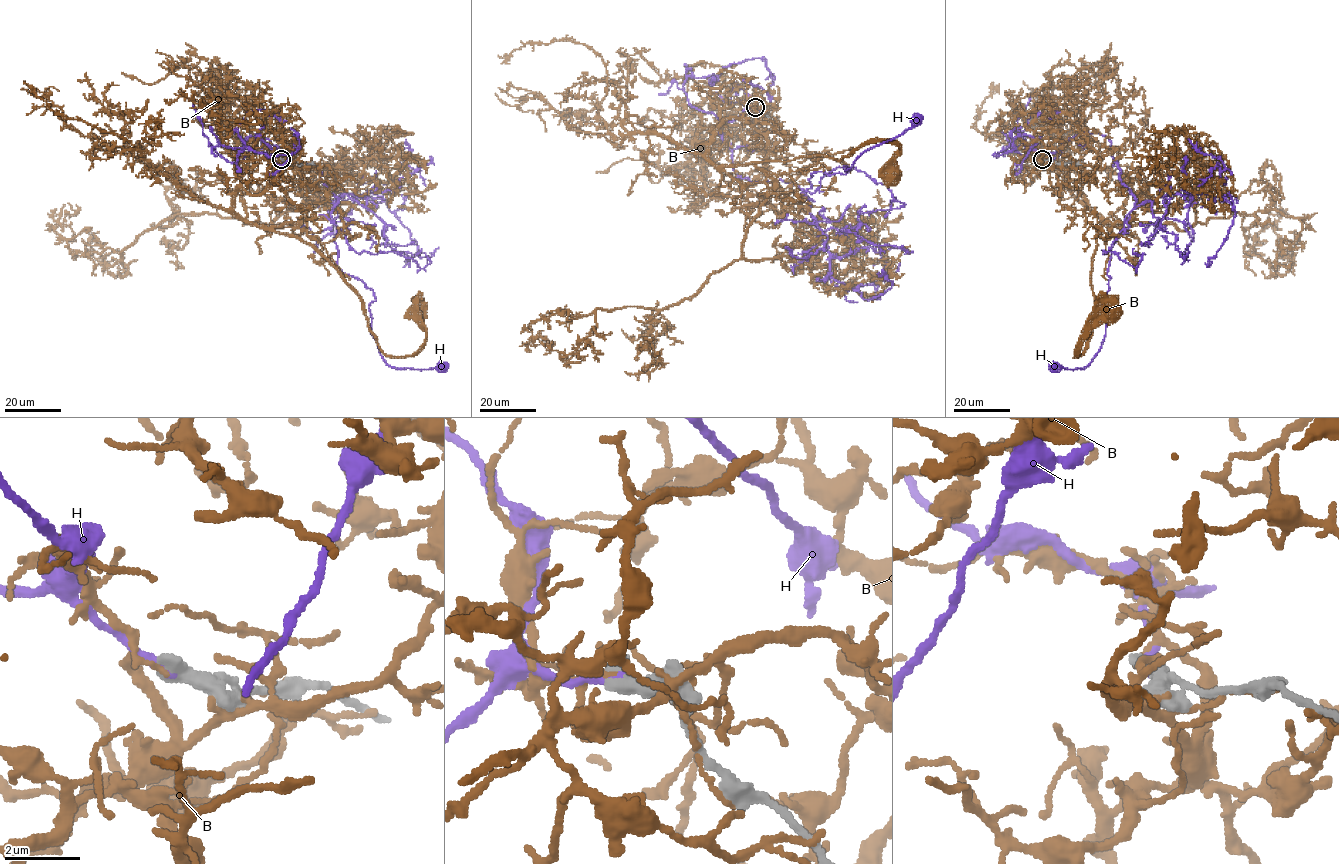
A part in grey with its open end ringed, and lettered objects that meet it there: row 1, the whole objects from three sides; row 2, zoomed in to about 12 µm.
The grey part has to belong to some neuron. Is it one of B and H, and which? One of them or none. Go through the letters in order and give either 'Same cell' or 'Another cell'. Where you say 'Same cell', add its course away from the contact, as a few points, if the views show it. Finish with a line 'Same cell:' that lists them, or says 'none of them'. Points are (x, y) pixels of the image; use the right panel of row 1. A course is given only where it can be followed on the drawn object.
B: Another cell
H: Same cell. Its course: (1042, 159), (1097, 131), (1135, 198), (1111, 249), (1097, 354), (1083, 369), (1056, 367)
Same cell: H

